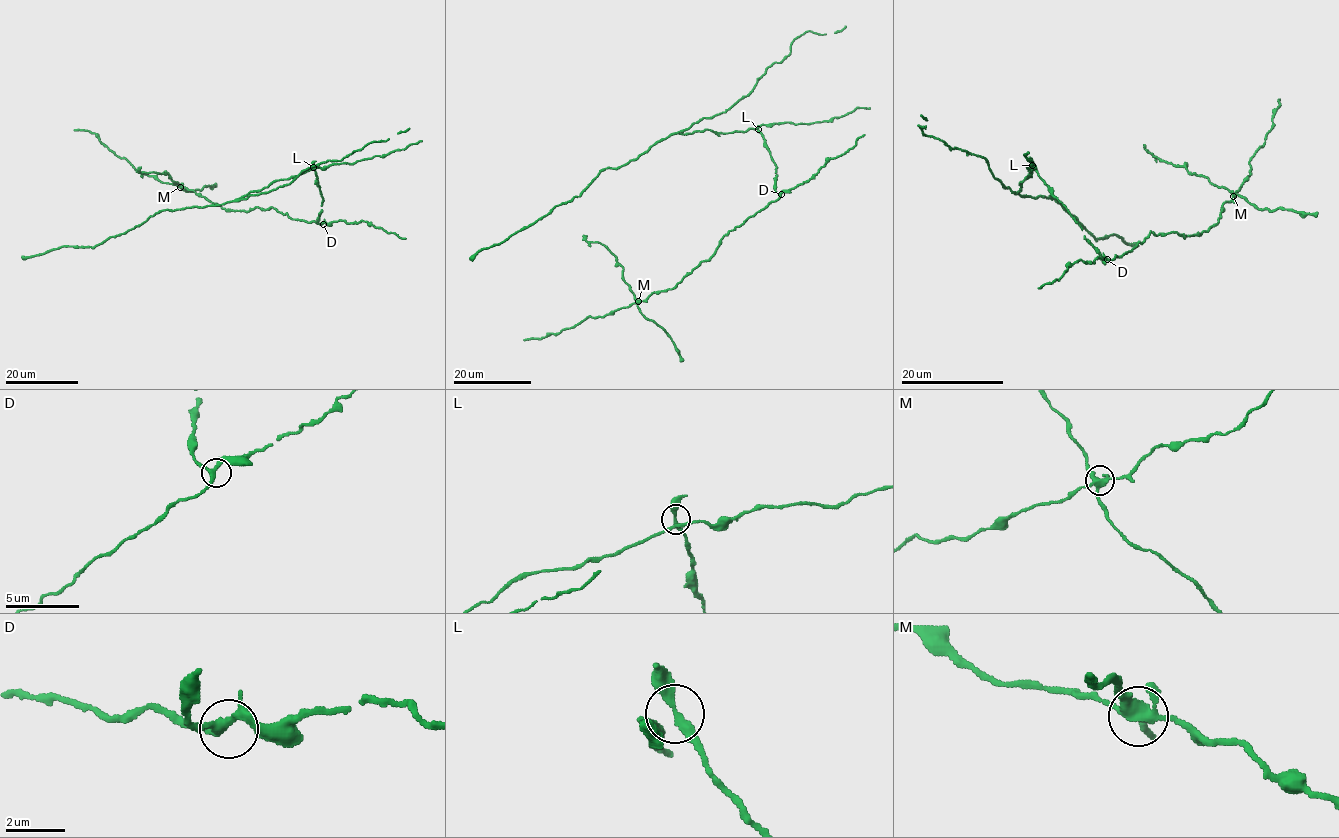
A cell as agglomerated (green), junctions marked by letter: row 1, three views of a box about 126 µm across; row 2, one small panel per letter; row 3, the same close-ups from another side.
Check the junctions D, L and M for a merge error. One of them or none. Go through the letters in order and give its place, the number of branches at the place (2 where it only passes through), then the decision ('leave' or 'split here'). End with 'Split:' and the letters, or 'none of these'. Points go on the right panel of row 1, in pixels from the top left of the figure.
D: place (1107, 259); branches 4; leave
L: place (1032, 165); branches 4; leave
M: place (1233, 196); branches 5; split here
Split: M

